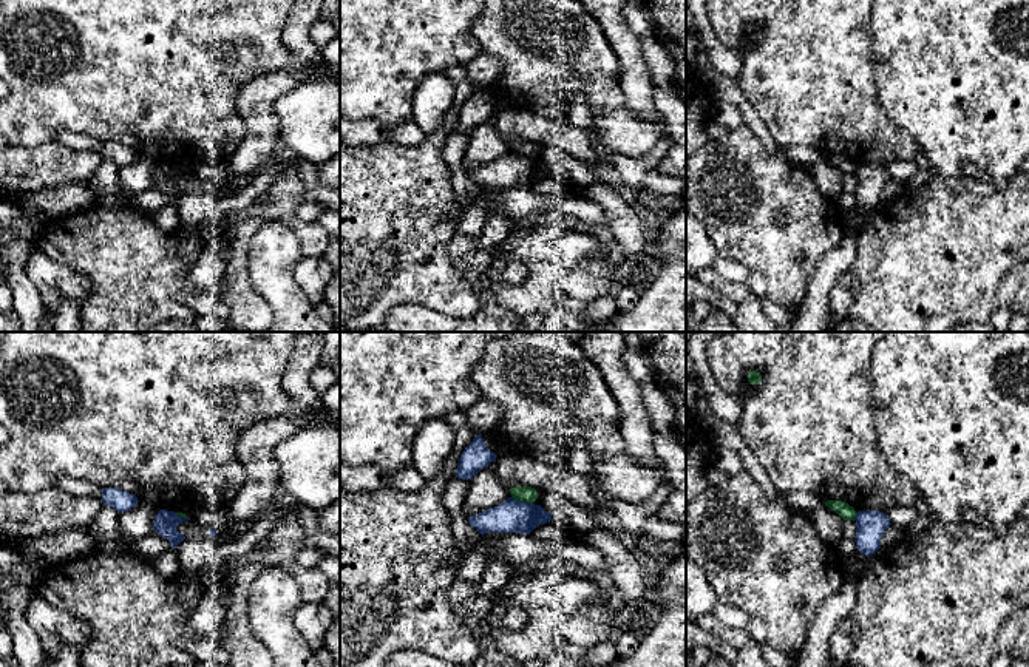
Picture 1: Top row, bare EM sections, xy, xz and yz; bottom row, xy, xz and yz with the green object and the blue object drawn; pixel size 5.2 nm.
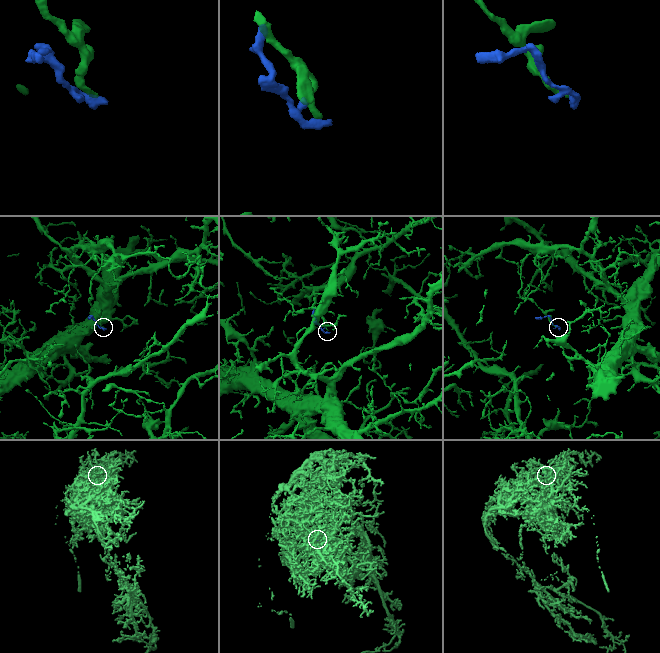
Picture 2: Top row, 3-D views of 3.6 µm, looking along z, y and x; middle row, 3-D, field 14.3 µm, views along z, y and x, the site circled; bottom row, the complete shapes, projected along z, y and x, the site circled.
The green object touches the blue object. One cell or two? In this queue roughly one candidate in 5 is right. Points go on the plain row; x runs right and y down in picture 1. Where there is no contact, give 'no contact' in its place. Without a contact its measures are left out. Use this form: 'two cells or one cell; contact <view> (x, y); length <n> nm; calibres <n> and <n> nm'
two cells; contact xz (522, 155); length 120 nm; calibres 90 and 180 nm

